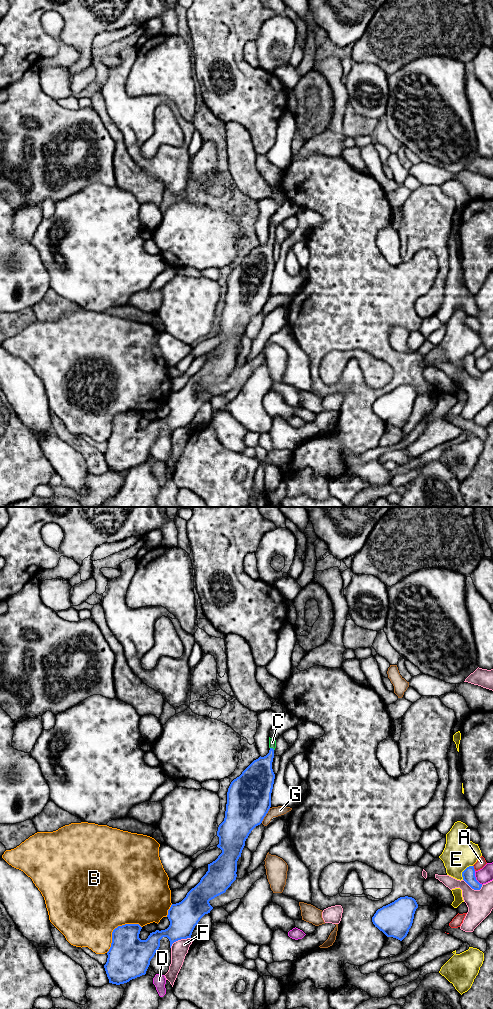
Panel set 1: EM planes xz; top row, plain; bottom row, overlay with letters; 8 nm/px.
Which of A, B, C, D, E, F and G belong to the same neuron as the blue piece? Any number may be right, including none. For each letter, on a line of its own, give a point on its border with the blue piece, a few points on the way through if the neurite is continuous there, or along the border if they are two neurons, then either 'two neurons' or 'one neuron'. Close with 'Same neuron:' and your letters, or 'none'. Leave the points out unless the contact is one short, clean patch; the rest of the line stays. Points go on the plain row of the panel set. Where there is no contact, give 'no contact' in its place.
A: meets blue in xz at (473, 356); two neurons
B: meets blue in xz at (117, 415); two neurons
C: meets blue in xz at (272, 236); runs through xz (259, 264), (272, 236), (272, 230); one neuron
D: meets blue in xz at (475, 366); two neurons
E: meets blue in xz at (463, 359); two neurons
F: meets blue in xz at (179, 427); two neurons
G: meets blue in xz at (265, 303); two neurons
Same neuron: C

